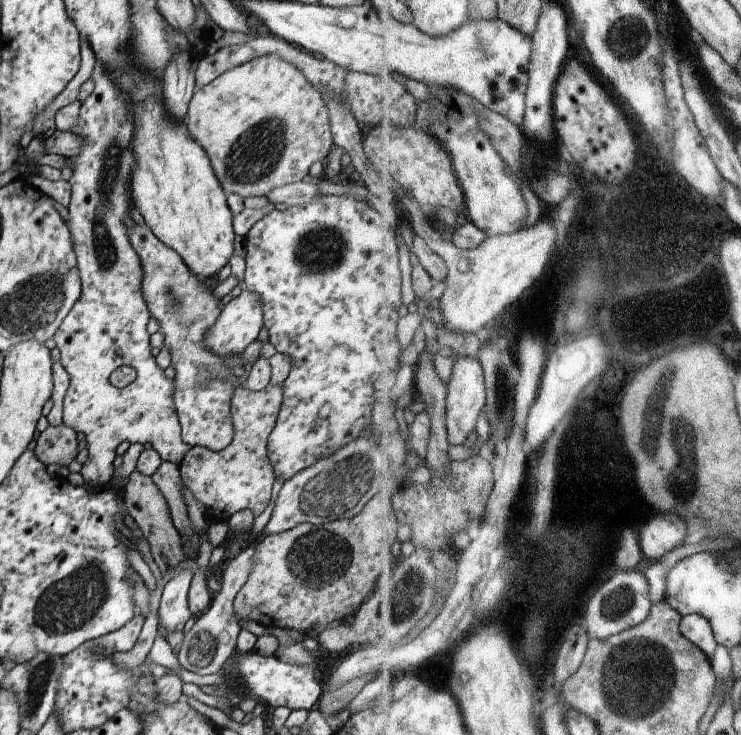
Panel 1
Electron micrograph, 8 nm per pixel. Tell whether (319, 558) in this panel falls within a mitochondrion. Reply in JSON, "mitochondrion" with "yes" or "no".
{"mitochondrion":"yes"}

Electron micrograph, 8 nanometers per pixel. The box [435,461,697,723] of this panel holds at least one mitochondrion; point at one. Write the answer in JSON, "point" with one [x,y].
{"point":[642,671]}

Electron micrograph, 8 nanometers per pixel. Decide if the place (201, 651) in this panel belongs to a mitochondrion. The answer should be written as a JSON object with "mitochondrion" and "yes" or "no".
{"mitochondrion":"yes"}

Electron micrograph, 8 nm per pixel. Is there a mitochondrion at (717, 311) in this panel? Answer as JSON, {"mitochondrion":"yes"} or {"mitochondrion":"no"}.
{"mitochondrion":"no"}

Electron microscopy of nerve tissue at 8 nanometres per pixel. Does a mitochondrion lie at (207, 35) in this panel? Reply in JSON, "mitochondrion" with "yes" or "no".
{"mitochondrion":"no"}

